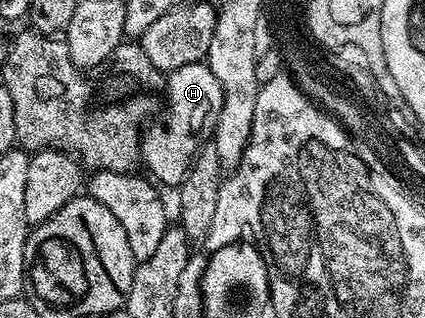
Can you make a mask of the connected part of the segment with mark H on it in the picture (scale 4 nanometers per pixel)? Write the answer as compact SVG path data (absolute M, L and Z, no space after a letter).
M208 62L183 65L168 72L163 92L165 120L162 123L150 122L141 136L141 163L158 184L166 183L172 189L180 188L189 166L197 158L198 150L202 146L201 138L214 134L217 114L220 113L224 100L225 94L219 85L219 77L211 73Z

